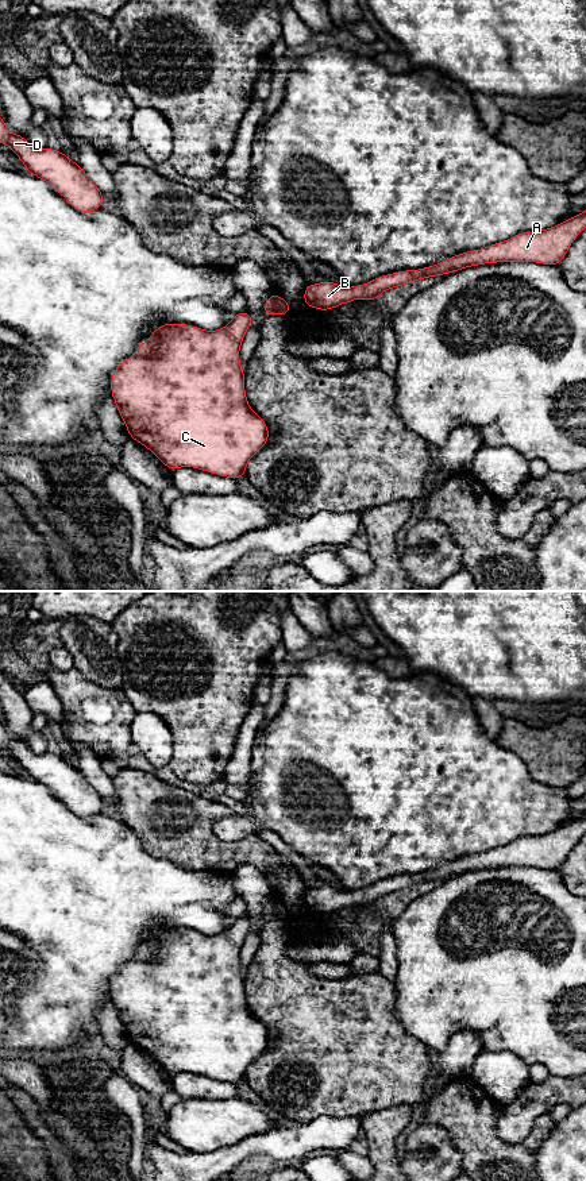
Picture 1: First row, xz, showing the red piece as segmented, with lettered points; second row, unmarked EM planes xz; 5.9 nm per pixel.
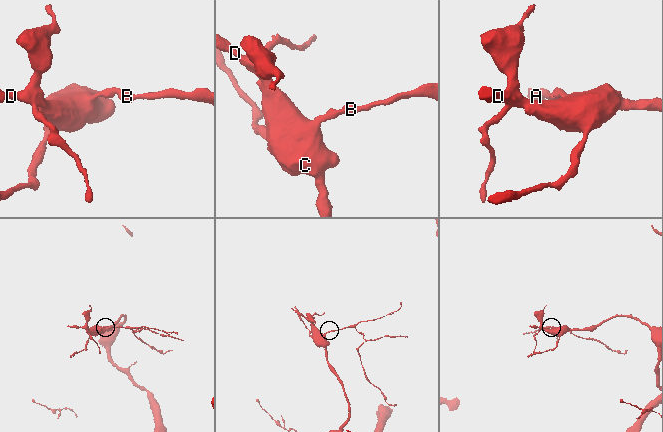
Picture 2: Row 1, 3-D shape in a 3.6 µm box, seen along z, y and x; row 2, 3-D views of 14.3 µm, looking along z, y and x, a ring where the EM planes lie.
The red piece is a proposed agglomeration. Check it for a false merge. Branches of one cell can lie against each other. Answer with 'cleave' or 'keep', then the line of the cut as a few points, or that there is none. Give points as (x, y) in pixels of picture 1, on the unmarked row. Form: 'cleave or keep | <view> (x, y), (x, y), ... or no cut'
keep | no cut

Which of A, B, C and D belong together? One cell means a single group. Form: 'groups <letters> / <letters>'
groups A B C D

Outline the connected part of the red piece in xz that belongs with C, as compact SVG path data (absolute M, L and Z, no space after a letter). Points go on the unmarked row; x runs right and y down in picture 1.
M240 916L227 931L216 935L165 927L112 977L112 1004L130 1042L151 1055L170 1076L193 1072L236 1085L246 1080L248 1065L269 1046L267 1028L248 1010L239 964L242 946L252 926L252 919Z

